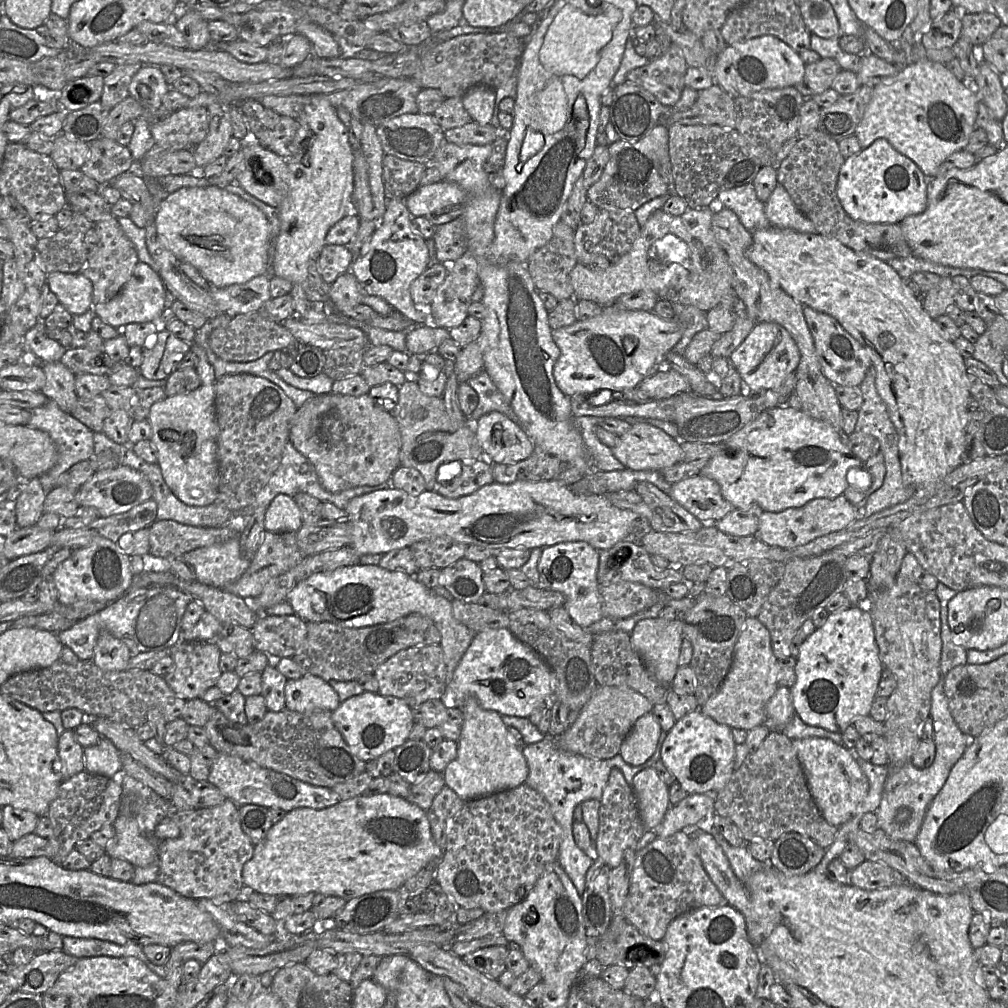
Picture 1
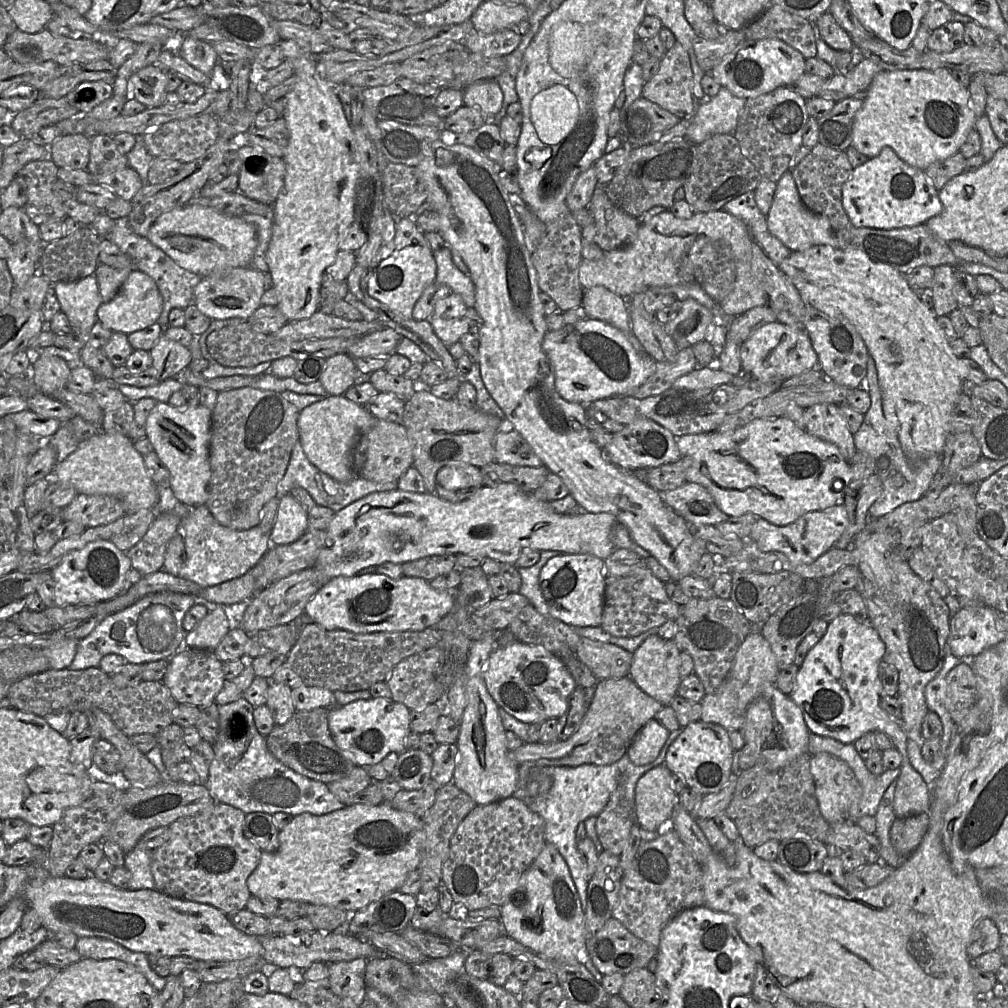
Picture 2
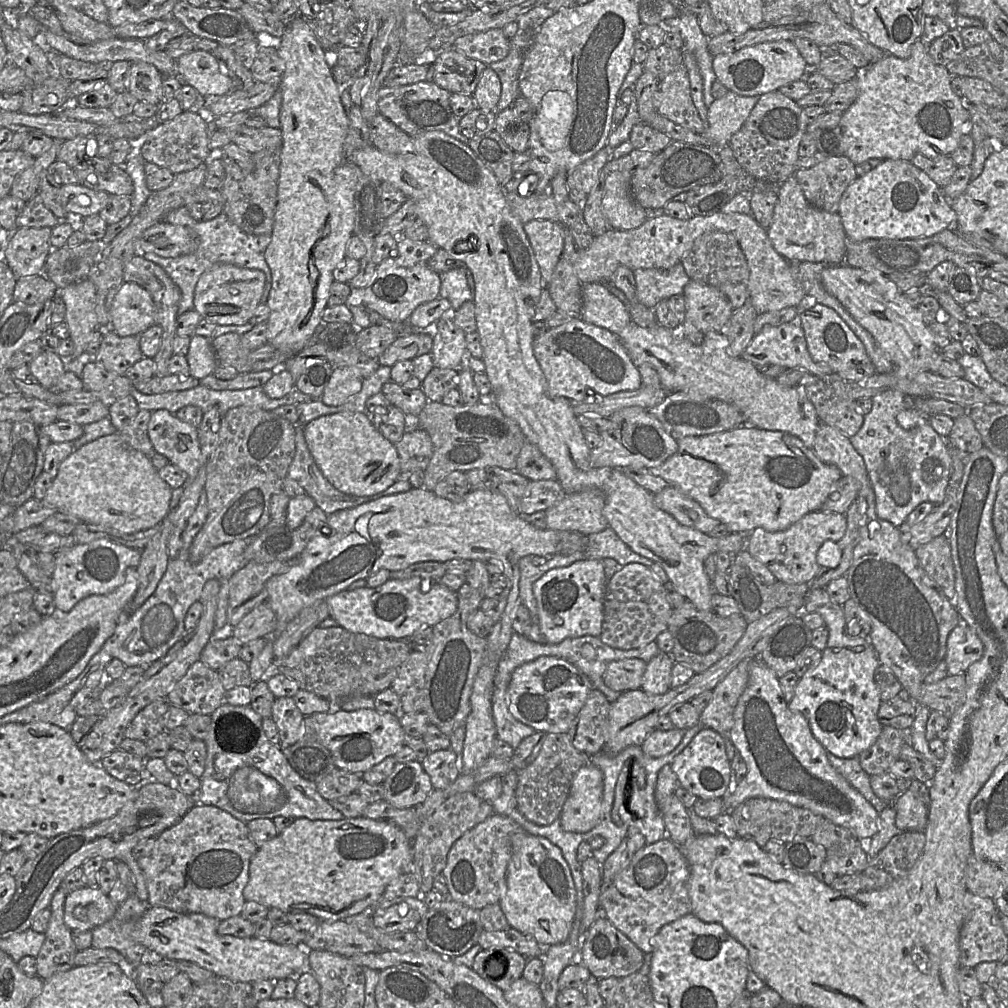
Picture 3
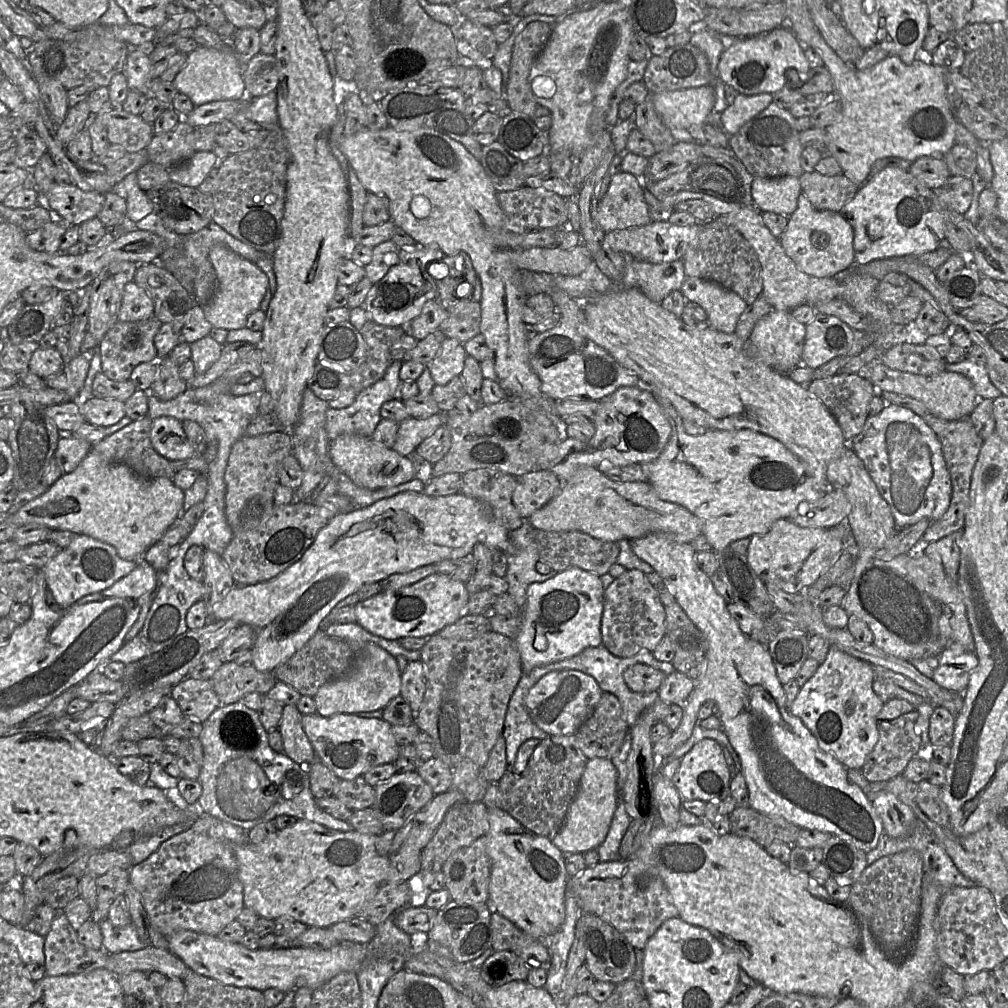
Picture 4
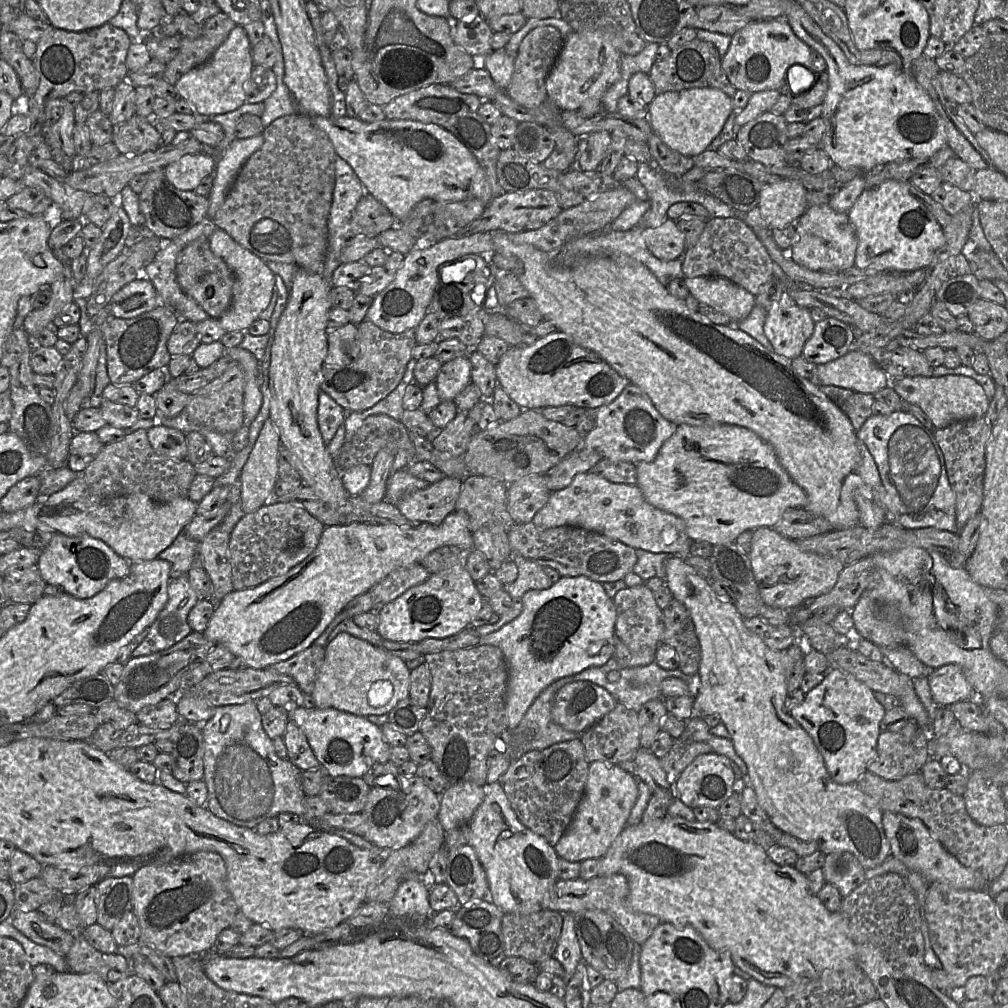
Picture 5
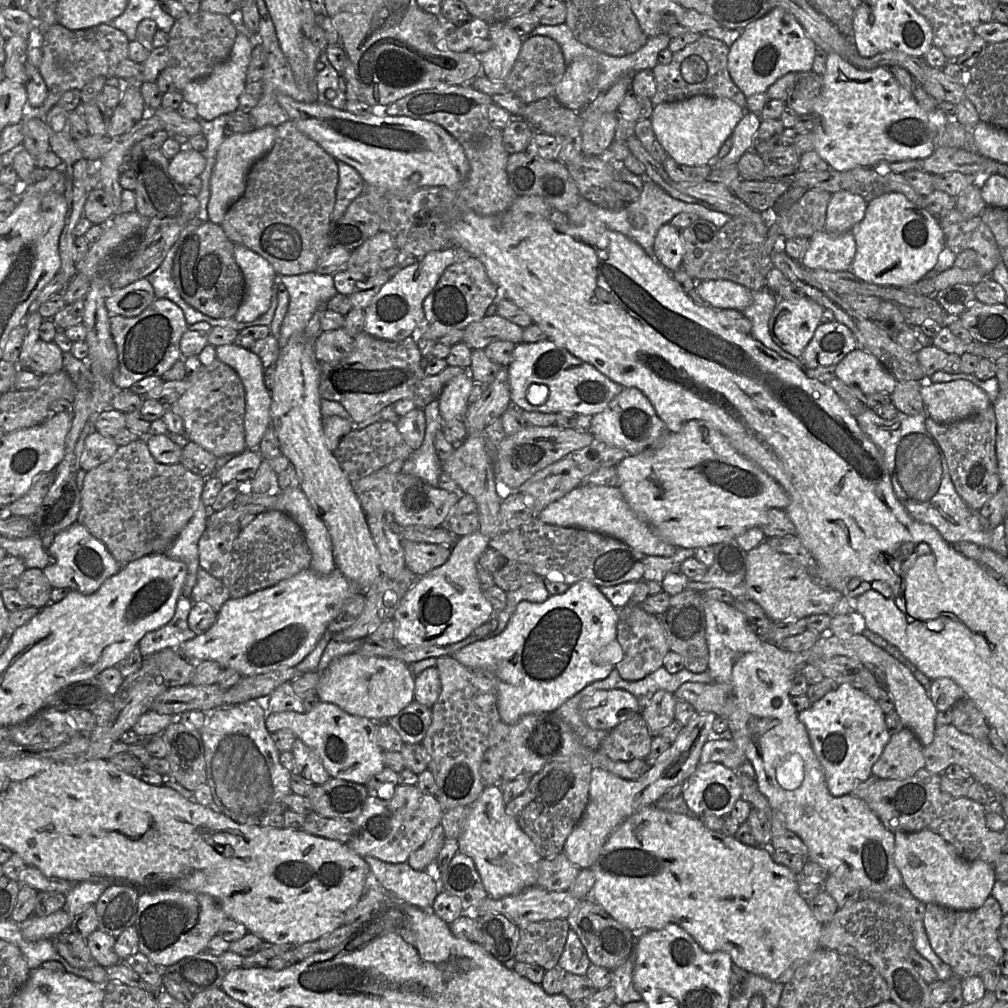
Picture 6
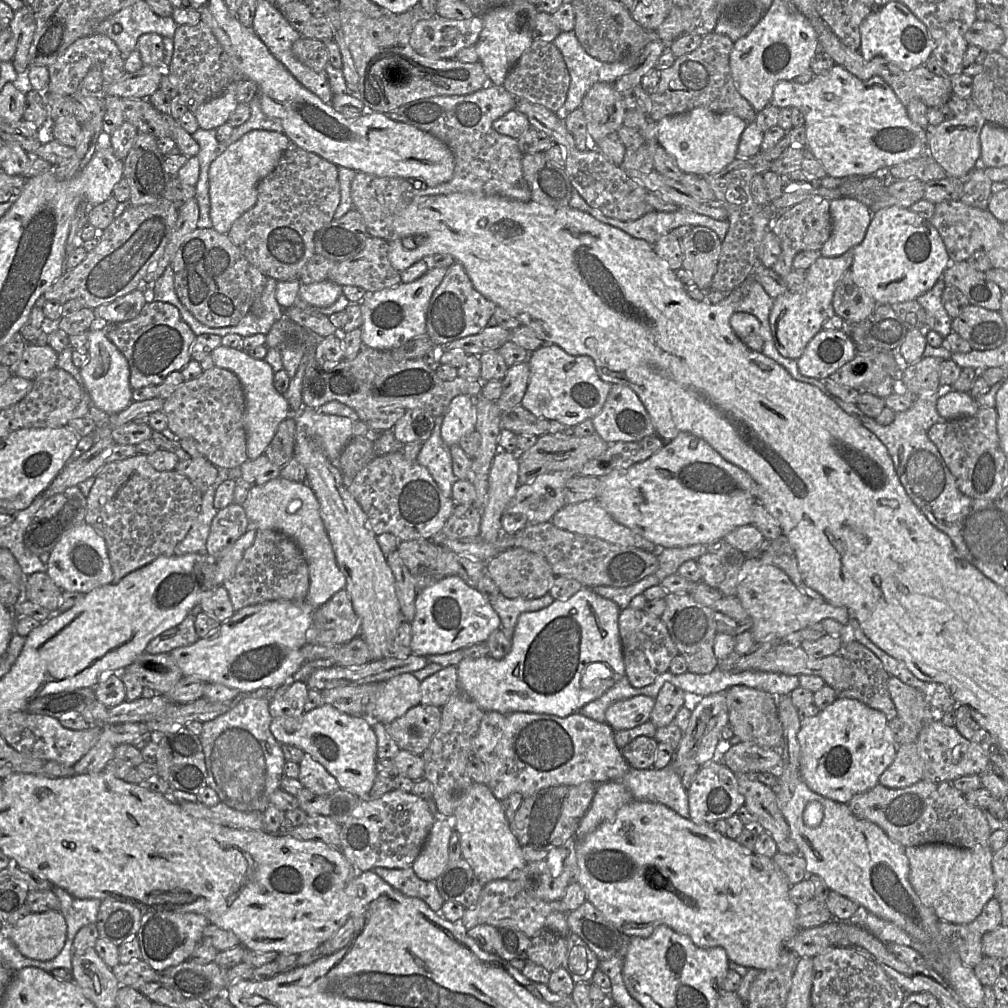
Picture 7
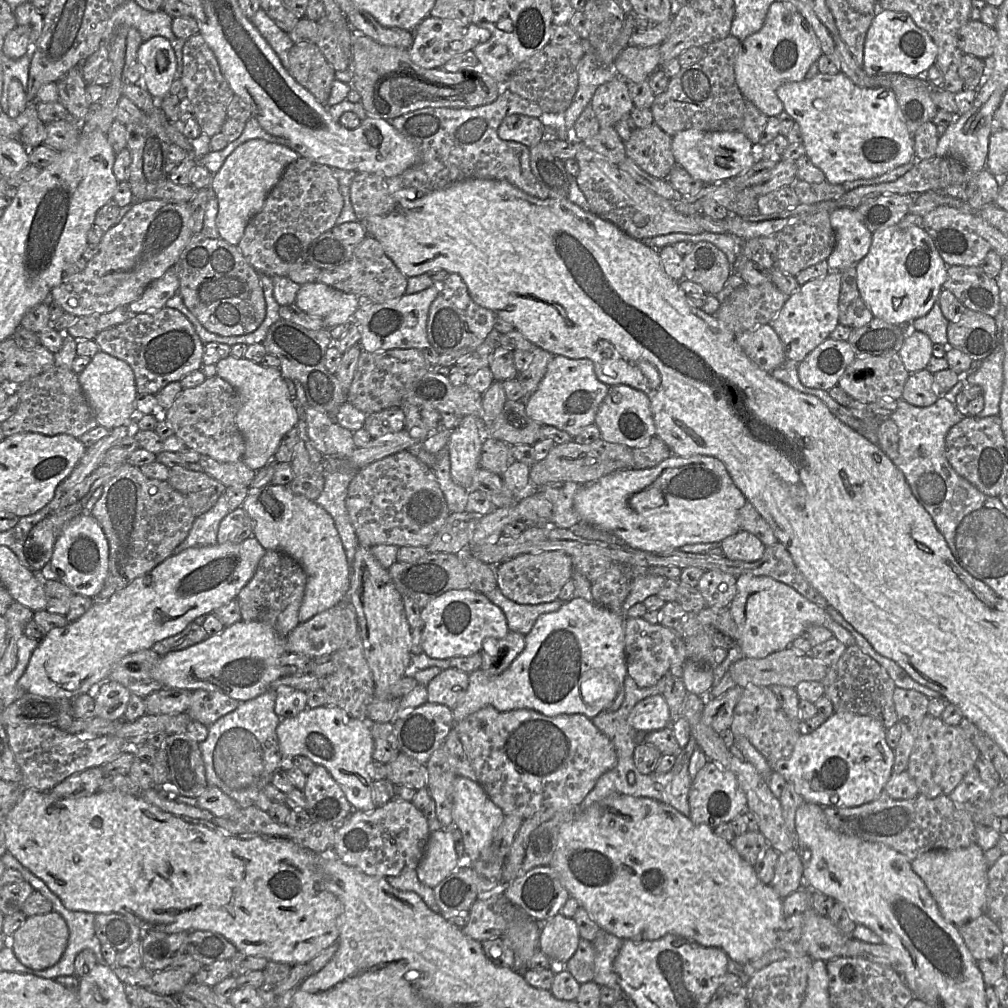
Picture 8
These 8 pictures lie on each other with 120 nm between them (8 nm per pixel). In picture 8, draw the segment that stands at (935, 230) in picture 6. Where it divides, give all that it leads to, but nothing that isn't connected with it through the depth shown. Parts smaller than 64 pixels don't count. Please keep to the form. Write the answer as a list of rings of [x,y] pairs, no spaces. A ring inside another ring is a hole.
[[[894,225],[873,234],[868,254],[856,264],[857,286],[874,317],[900,325],[932,309],[947,279],[948,267],[924,228]]]

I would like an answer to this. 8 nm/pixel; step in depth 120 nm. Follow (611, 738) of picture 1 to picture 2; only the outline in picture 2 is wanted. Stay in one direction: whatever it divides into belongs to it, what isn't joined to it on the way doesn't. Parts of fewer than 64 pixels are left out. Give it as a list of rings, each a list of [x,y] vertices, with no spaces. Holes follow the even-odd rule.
[[[630,678],[599,680],[594,698],[579,729],[566,740],[551,743],[524,743],[509,751],[509,757],[518,766],[531,763],[537,766],[579,766],[586,763],[608,765],[618,761],[628,750],[642,727],[663,707],[659,701],[645,693]]]

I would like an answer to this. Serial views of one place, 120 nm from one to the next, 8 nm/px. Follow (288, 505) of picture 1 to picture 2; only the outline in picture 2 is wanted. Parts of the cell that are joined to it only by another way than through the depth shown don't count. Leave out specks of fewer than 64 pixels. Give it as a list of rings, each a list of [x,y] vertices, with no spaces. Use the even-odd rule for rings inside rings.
[[[290,494],[279,498],[277,514],[269,532],[272,546],[298,540],[308,530],[308,512]]]

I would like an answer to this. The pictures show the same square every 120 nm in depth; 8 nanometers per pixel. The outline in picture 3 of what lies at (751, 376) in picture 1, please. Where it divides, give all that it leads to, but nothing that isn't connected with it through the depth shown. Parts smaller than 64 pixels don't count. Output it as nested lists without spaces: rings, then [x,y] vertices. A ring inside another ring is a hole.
[[[785,323],[779,326],[766,326],[756,333],[742,353],[742,358],[755,366],[777,365],[791,369],[805,369],[813,375],[826,375],[833,372],[825,364],[816,363],[810,356],[804,330],[798,323]]]

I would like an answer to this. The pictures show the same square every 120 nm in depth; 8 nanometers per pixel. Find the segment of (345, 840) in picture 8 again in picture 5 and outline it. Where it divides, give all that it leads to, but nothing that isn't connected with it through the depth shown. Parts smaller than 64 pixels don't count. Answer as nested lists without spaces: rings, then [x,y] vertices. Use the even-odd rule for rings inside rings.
[[[398,775],[395,778],[390,786],[373,786],[360,812],[368,823],[368,830],[363,837],[386,851],[399,849],[414,841],[440,812],[440,794],[429,788],[420,777]]]

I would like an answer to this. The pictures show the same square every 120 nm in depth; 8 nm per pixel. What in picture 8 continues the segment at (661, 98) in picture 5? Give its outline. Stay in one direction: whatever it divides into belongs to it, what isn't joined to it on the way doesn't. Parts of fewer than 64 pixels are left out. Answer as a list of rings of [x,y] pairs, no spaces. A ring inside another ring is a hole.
[[[687,129],[672,136],[671,142],[676,164],[704,184],[724,182],[748,171],[755,163],[751,147],[750,140],[740,131],[707,132]]]

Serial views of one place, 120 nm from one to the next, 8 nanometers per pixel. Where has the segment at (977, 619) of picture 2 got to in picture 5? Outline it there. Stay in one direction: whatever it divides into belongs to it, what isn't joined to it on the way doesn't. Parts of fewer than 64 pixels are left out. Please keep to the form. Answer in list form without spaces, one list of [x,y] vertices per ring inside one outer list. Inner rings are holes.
[[[954,663],[935,669],[929,676],[929,687],[939,707],[948,707],[956,702],[976,699],[962,668]]]

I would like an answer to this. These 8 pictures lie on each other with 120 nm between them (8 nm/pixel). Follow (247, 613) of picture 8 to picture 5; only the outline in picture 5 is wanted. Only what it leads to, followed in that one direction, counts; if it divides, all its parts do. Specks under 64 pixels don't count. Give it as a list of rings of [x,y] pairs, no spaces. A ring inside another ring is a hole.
[[[273,501],[244,514],[230,533],[228,560],[235,591],[258,586],[286,574],[318,546],[325,526],[303,508]]]

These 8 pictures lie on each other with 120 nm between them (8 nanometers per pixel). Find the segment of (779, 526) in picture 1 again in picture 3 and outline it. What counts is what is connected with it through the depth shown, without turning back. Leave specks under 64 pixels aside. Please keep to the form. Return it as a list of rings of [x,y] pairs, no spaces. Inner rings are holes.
[[[817,510],[804,515],[782,531],[770,532],[761,527],[755,528],[747,536],[746,549],[771,571],[777,581],[788,584],[809,583],[819,572],[818,551],[822,544],[826,541],[838,542],[846,528],[845,514]]]

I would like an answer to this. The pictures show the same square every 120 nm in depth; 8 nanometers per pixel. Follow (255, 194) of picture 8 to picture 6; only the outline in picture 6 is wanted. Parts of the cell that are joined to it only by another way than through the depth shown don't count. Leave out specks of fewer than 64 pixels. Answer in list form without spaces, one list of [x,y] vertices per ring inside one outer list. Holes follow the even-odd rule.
[[[266,125],[251,132],[226,137],[220,145],[210,179],[210,199],[207,206],[209,221],[221,225],[229,208],[243,195],[251,166],[273,147],[276,127]]]

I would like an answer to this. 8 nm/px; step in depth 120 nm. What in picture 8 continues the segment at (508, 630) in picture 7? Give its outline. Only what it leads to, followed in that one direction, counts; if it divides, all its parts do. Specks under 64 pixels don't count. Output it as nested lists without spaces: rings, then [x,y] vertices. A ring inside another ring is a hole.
[[[498,587],[487,593],[486,598],[503,611],[509,630],[523,635],[531,631],[540,615],[559,610],[565,602],[557,599],[536,605],[518,604],[505,597]]]

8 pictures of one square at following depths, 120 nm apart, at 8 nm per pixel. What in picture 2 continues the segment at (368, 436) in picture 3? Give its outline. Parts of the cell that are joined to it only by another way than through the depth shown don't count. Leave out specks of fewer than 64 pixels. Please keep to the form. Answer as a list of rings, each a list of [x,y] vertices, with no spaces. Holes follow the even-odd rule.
[[[327,395],[300,411],[299,440],[307,458],[318,470],[339,482],[349,482],[358,476],[352,463],[357,439],[377,420],[366,406],[349,401],[344,395]]]

